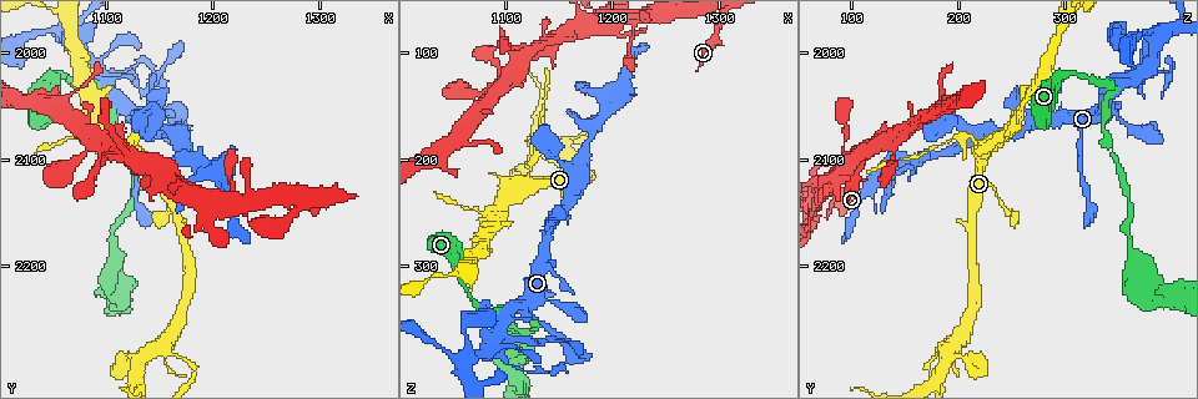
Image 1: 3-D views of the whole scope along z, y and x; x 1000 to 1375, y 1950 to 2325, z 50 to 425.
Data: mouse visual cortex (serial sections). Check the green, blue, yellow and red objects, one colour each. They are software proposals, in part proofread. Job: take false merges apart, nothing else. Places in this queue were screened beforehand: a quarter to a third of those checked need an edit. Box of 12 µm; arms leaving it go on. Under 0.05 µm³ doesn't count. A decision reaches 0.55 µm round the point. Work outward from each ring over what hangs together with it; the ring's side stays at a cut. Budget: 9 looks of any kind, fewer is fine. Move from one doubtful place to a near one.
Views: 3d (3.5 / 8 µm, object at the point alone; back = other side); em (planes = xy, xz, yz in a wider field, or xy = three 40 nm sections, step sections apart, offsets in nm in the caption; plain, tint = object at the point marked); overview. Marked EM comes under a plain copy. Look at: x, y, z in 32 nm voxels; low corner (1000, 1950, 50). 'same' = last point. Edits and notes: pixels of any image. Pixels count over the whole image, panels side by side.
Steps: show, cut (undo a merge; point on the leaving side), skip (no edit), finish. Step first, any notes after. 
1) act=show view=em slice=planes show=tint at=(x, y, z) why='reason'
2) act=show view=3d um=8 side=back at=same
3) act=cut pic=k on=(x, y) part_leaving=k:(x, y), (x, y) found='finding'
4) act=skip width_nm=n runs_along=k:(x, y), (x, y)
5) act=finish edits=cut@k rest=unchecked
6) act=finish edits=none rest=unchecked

act=show view=3d um=3.5 at=(1160, 2282, 182) why='sharp bend'

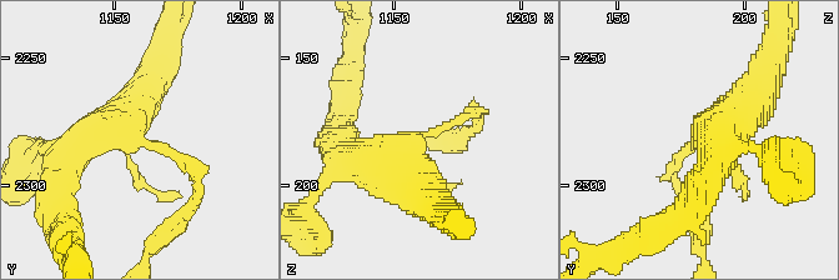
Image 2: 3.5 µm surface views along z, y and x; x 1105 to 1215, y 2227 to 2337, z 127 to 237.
act=show view=em slice=planes show=tint at=(1160, 2282, 181) arm_widths_nm=150,500

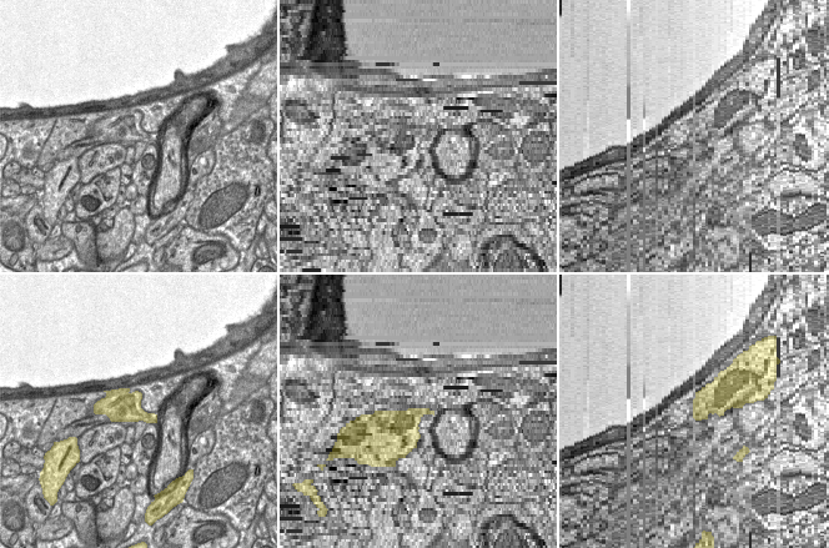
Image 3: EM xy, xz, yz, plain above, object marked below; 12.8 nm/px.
act=skip runs_along=2:(749, 98), (682, 151), (676, 183) found='continuous, no second cell'

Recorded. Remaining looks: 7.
act=show view=3d um=3.5 at=(1192, 2104, 152) why='small branch off a trunk'

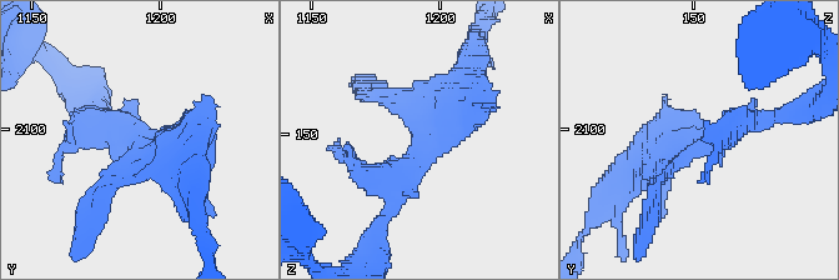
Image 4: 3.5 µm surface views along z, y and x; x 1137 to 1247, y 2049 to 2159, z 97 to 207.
act=show view=em slice=xy step=5 show=tint at=(1193, 2104, 155) arms=3 arm_widths_nm=200,250,500

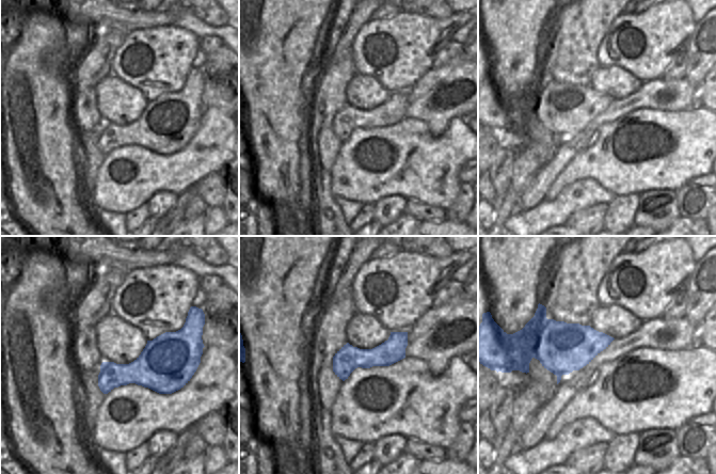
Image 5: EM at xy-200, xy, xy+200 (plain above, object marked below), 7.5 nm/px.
act=show view=em slice=xy step=2 show=tint at=same why='another direction'

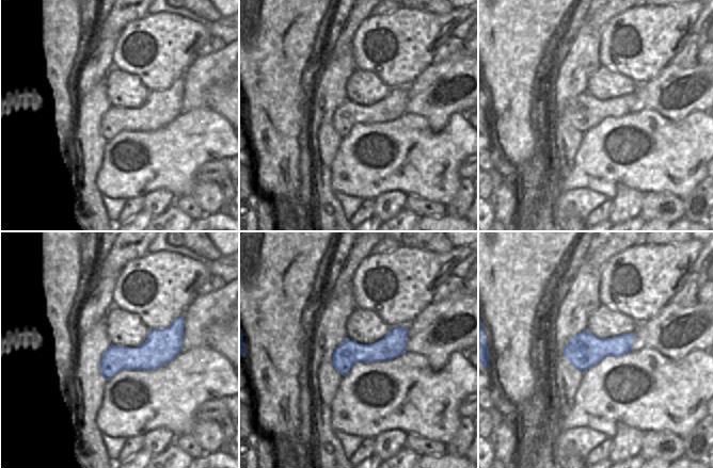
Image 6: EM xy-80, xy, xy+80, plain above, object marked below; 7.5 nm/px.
act=skip found='all the same cell'

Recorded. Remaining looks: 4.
act=show view=3d um=8 at=(1114, 2020, 372) why='a narrow waist'

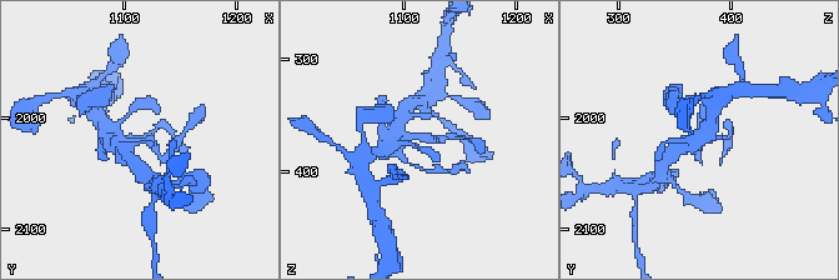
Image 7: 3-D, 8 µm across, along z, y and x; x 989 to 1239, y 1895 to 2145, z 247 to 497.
act=show view=em slice=xy step=5 show=tint at=(1112, 2020, 372) arm_widths_nm=150,450 why='now the EM'

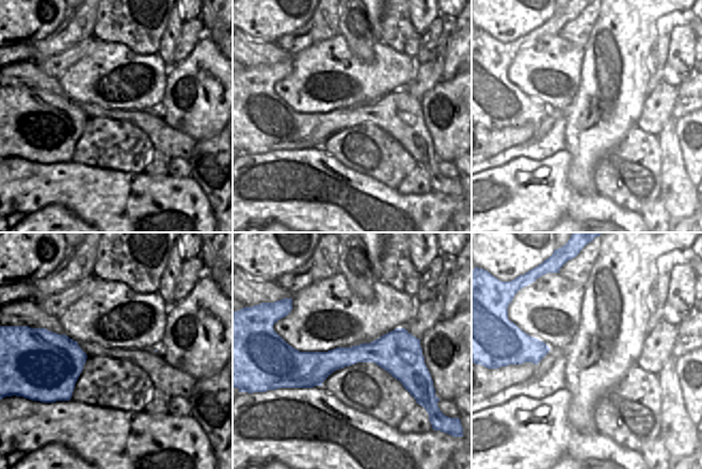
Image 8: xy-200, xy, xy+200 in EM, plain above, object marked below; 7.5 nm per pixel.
act=skip runs_along=7:(400, 121), (405, 136), (445, 138) found='all the same cell'

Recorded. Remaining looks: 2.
act=finish edits=none rest=unchecked

